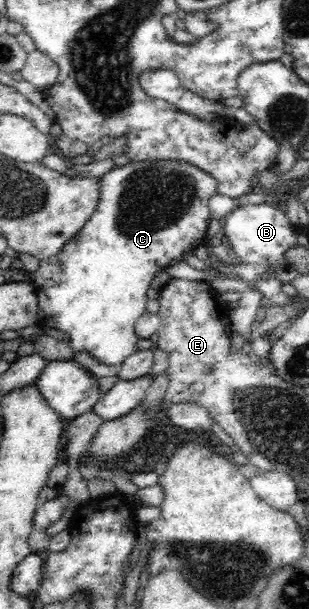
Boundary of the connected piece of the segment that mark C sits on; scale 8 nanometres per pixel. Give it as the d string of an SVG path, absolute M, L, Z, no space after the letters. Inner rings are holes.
M158 160L144 161L143 164L127 164L122 165L122 167L116 166L112 168L108 173L103 175L99 205L95 213L87 220L84 228L80 229L80 231L64 245L58 255L48 257L48 259L39 262L37 269L31 273L31 281L35 286L36 296L38 296L39 321L37 323L68 333L69 339L67 342L74 353L85 351L92 359L96 359L96 361L104 365L122 365L125 359L137 350L139 337L136 335L135 325L137 319L145 312L146 302L148 301L147 291L151 288L154 277L169 265L180 261L179 258L182 255L199 245L204 245L204 241L208 241L206 238L206 230L212 219L210 209L208 208L208 199L214 194L218 194L216 180L191 164Z

